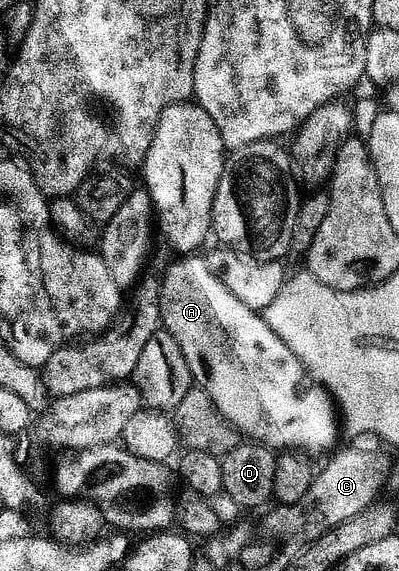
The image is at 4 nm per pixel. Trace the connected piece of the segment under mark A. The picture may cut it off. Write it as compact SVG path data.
M181 258L178 264L171 265L159 295L164 331L179 342L196 387L205 391L225 420L250 441L274 450L300 450L305 454L327 451L337 440L337 424L339 428L334 401L321 390L305 392L301 385L300 360L258 313L243 306L243 302L227 290L220 275L209 269L208 259L197 259L201 258Z

